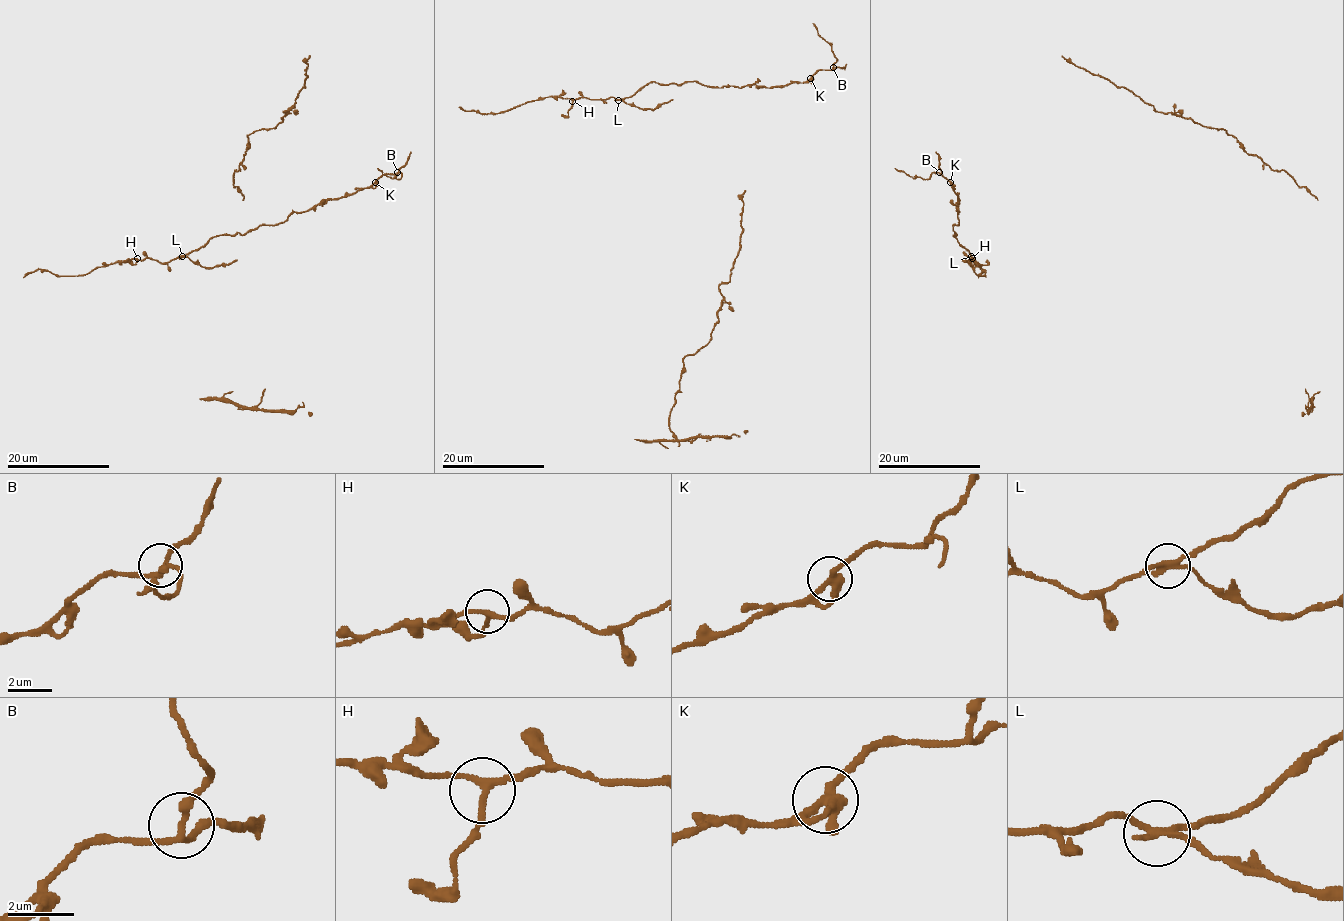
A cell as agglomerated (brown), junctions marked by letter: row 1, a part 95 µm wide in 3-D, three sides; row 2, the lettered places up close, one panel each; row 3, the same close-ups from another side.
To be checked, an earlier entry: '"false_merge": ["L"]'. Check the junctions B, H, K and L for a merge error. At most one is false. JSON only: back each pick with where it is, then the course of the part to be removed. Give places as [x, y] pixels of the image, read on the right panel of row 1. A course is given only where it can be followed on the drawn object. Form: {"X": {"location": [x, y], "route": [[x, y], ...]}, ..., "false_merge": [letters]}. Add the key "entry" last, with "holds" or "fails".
{"L": {"location": [971, 256]}, "false_merge": ["L"], "entry": "holds"}

